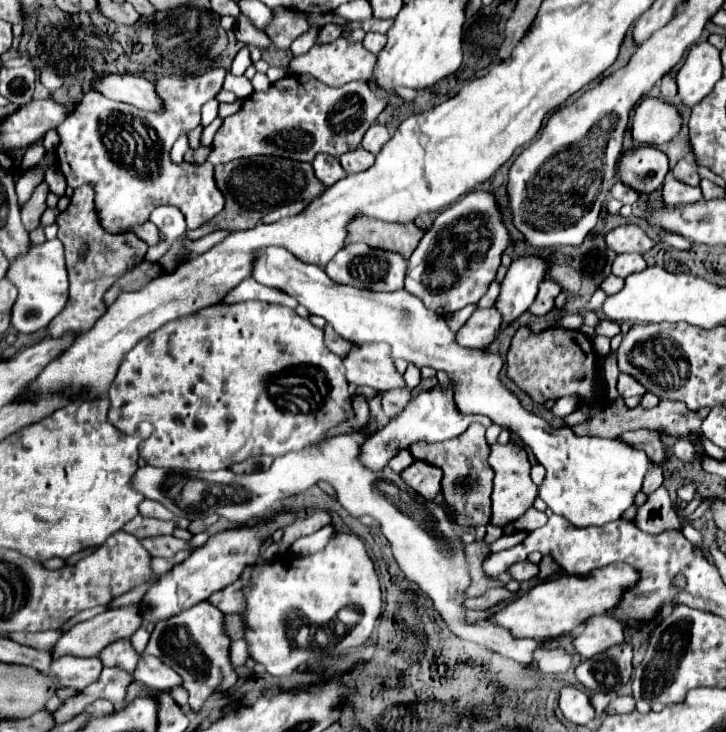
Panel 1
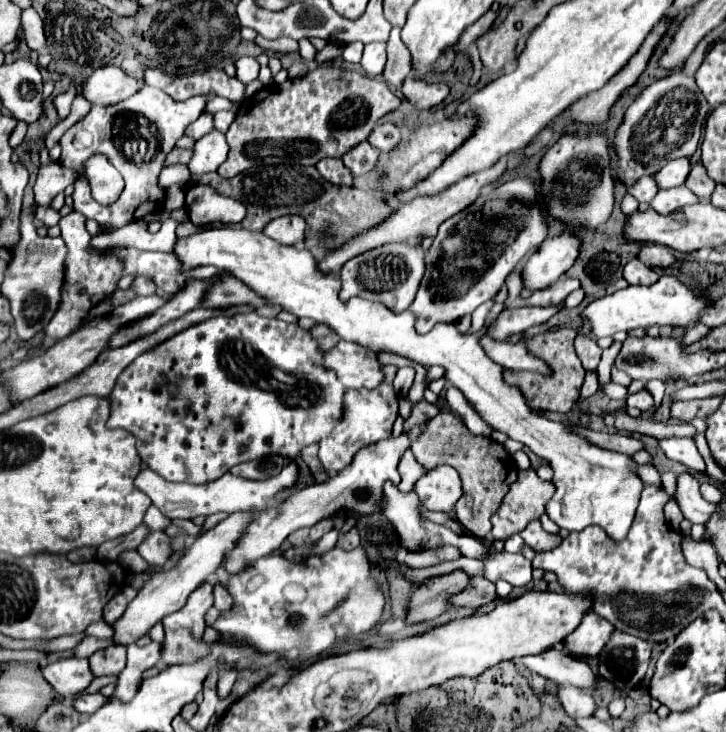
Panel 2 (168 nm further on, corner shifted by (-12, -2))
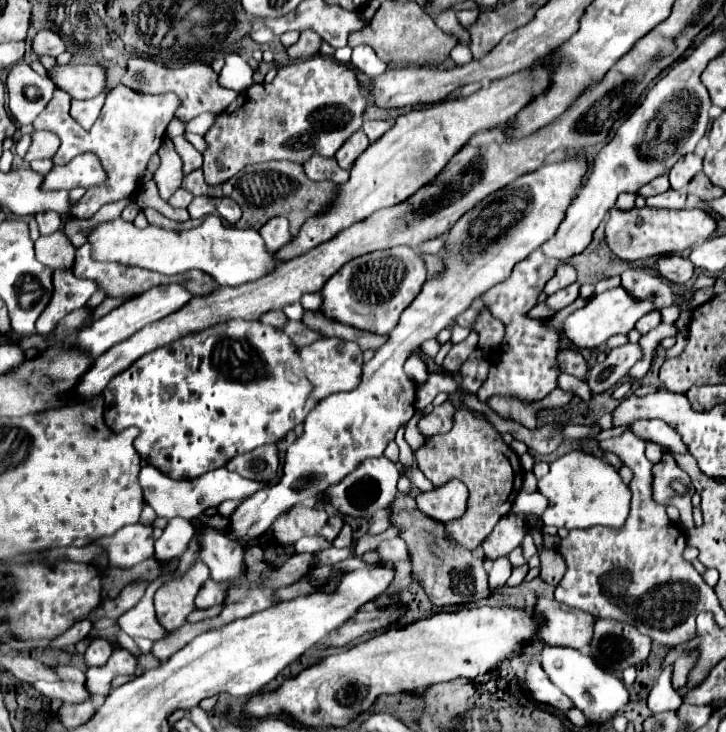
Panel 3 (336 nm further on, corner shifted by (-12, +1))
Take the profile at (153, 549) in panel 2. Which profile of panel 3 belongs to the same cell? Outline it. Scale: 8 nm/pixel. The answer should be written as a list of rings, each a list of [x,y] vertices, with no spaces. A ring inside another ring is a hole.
[[[142,523],[126,525],[112,537],[104,537],[96,543],[106,549],[110,565],[116,567],[134,567],[154,555],[152,527]]]

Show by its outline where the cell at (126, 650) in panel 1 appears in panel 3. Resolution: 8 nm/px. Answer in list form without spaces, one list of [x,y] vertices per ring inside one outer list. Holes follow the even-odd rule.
[[[94,637],[84,653],[86,657],[86,665],[88,667],[100,667],[108,661],[108,657],[112,655],[112,643],[102,639],[102,637]]]

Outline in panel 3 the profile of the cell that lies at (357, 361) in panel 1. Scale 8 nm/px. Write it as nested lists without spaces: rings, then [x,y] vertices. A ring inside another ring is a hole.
[[[322,337],[306,347],[300,347],[298,355],[304,361],[304,373],[306,373],[308,381],[312,383],[310,399],[314,399],[314,401],[320,401],[338,391],[352,391],[352,387],[356,387],[356,383],[360,383],[362,349],[352,341],[344,341],[338,337],[332,337],[332,339]]]

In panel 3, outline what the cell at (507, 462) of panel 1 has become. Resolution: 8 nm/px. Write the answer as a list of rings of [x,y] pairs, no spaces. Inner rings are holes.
[[[506,515],[500,519],[500,523],[494,527],[494,531],[482,541],[482,551],[486,561],[494,561],[498,557],[510,555],[524,539],[524,531],[520,531],[520,523],[512,519],[512,515]]]

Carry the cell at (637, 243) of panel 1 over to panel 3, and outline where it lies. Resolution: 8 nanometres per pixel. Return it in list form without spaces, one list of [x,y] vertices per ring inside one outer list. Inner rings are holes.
[[[664,255],[658,259],[658,273],[666,277],[670,283],[688,285],[694,277],[694,271],[696,267],[692,267],[692,261],[680,255]]]

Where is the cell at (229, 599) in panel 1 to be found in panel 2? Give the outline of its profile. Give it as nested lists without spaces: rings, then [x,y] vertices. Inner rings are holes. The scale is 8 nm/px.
[[[214,586],[214,608],[218,608],[220,612],[228,612],[234,606],[234,598],[230,596],[230,592],[222,586]]]

